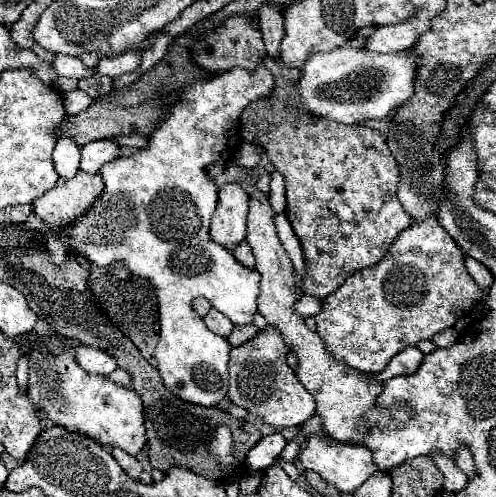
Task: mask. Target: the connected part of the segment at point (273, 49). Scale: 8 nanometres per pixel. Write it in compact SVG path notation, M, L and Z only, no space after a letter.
M264 4L258 12L258 26L260 32L264 36L264 44L266 44L266 54L270 58L280 60L280 42L284 38L284 24L282 24L282 14L276 6L268 6Z

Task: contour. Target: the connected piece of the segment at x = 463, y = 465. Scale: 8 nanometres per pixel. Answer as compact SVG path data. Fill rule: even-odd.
M462 446L462 448L456 452L456 464L458 464L458 468L460 468L468 478L474 478L476 466L474 466L474 462L472 462L472 452L470 452L466 446Z

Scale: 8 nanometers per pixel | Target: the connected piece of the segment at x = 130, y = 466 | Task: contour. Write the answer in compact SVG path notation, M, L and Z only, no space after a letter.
M114 448L114 450L112 450L112 456L118 460L118 464L120 464L134 480L140 480L140 474L144 472L144 468L142 468L142 464L140 464L134 456L122 452L120 448Z

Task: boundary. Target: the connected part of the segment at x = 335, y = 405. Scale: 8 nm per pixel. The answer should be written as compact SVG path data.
M254 190L250 194L250 210L248 210L248 244L252 246L254 258L256 258L256 270L262 274L260 282L260 296L258 296L258 312L266 318L266 322L274 328L278 328L288 342L288 346L298 354L298 378L304 384L304 388L314 396L316 400L316 412L324 420L324 430L340 440L340 442L360 442L364 434L374 426L388 426L388 412L374 408L376 396L382 390L382 384L368 378L368 374L358 372L354 368L348 368L344 362L334 360L322 342L322 338L308 330L304 326L304 320L300 320L294 314L294 302L296 296L290 292L294 282L294 270L292 262L286 256L280 238L276 234L274 216L268 196L260 190Z

